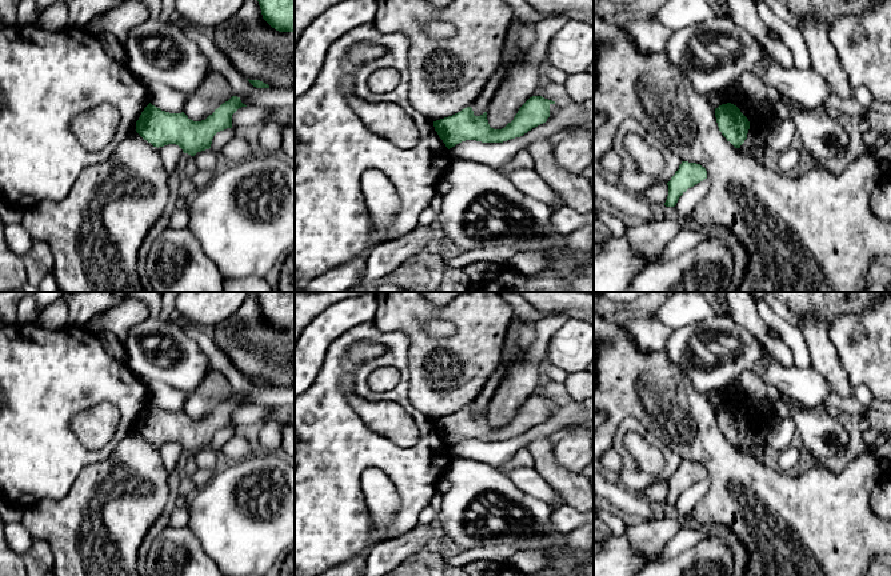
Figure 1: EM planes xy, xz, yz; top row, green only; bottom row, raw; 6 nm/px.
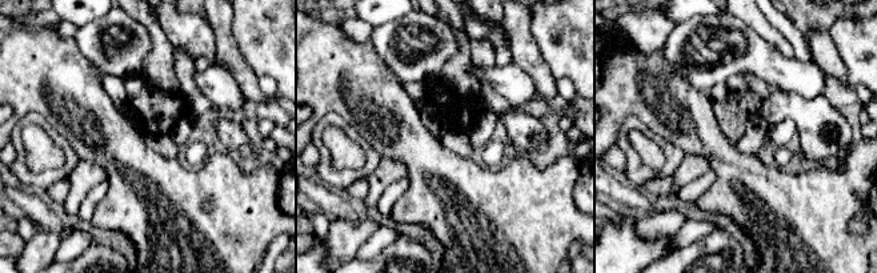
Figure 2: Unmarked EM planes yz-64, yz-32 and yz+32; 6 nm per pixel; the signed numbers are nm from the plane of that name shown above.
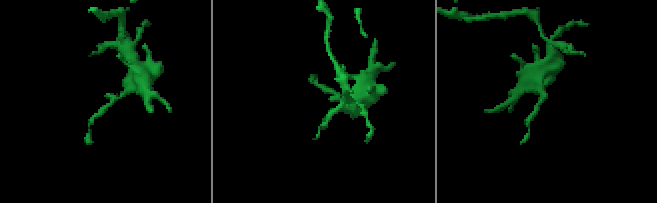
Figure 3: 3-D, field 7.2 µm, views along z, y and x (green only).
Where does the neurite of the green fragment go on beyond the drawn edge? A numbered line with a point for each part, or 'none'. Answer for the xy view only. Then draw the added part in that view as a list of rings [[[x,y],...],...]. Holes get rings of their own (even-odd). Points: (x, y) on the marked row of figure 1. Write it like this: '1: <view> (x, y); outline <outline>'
none

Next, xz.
none

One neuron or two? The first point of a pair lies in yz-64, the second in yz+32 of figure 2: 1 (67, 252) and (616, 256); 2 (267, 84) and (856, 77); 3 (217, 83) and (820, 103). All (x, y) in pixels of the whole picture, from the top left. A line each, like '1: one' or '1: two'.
1: two
2: two
3: two

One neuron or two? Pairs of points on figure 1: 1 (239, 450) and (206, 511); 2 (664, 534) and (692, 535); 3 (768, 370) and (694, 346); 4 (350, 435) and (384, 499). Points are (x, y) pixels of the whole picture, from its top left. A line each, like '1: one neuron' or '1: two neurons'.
1: two neurons
2: two neurons
3: one neuron
4: two neurons

